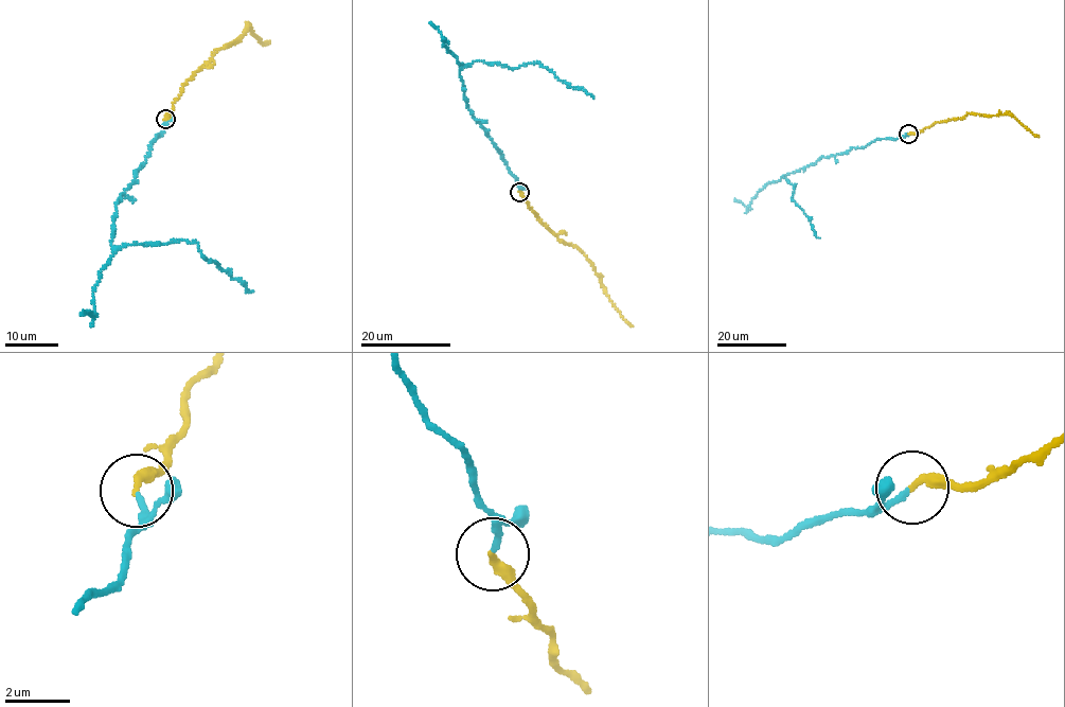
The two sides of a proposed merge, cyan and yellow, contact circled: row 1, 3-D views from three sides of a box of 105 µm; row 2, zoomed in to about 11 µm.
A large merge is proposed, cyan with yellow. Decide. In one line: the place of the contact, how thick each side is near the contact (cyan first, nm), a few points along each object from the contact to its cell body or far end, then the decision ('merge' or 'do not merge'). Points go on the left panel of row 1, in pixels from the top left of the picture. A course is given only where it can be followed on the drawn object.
place (165, 119); calibres 180 and 280 nm; course cyan (165, 119), (162, 133), (155, 139), (118, 201), (112, 245), (195, 242), (201, 255), (253, 292); course yellow (165, 119), (182, 85), (217, 50), (241, 38), (247, 25), (263, 42), (269, 42); merge

